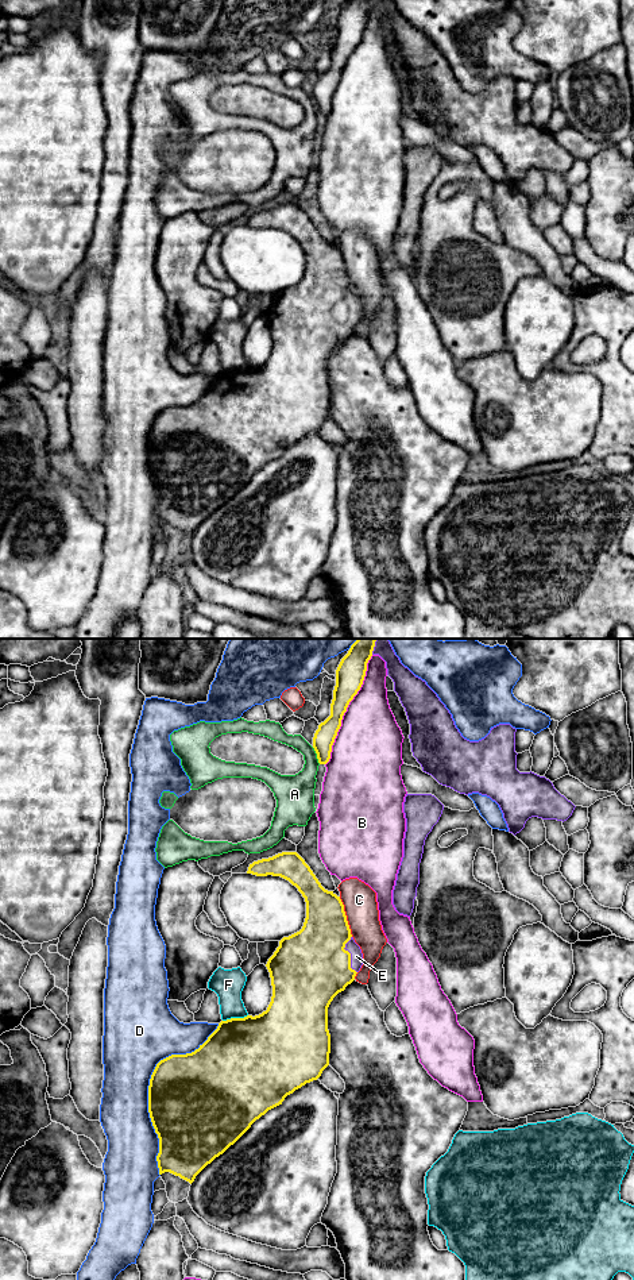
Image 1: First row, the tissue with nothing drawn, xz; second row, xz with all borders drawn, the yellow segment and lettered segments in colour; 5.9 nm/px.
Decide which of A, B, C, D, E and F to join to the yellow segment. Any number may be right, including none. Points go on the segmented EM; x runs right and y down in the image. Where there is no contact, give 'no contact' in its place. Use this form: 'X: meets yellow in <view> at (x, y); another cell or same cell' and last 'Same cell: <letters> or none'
A: meets yellow in xz at (317, 755); another cell
B: meets yellow in xz at (346, 710); another cell
C: meets yellow in xz at (346, 917); another cell
D: meets yellow in xz at (149, 1087); another cell
E: meets yellow in xz at (350, 955); same cell
F: meets yellow in xz at (235, 1018); another cell
Same cell: E

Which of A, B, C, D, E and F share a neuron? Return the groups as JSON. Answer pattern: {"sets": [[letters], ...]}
{"sets": [["A"], ["B"], ["C"], ["D"], ["E"], ["F"]]}

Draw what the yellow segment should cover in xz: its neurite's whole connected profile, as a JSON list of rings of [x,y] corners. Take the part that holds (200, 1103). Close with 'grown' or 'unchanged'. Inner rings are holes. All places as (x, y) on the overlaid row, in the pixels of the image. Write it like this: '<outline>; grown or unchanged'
[[[297,852],[254,861],[247,874],[289,880],[305,898],[306,918],[299,932],[279,941],[266,964],[272,986],[267,1010],[255,1017],[221,1021],[198,1049],[161,1060],[151,1075],[148,1113],[159,1138],[159,1175],[170,1172],[190,1184],[256,1119],[321,1076],[330,1053],[328,1007],[363,965],[363,953],[351,934],[340,897],[321,886]]]; grown

